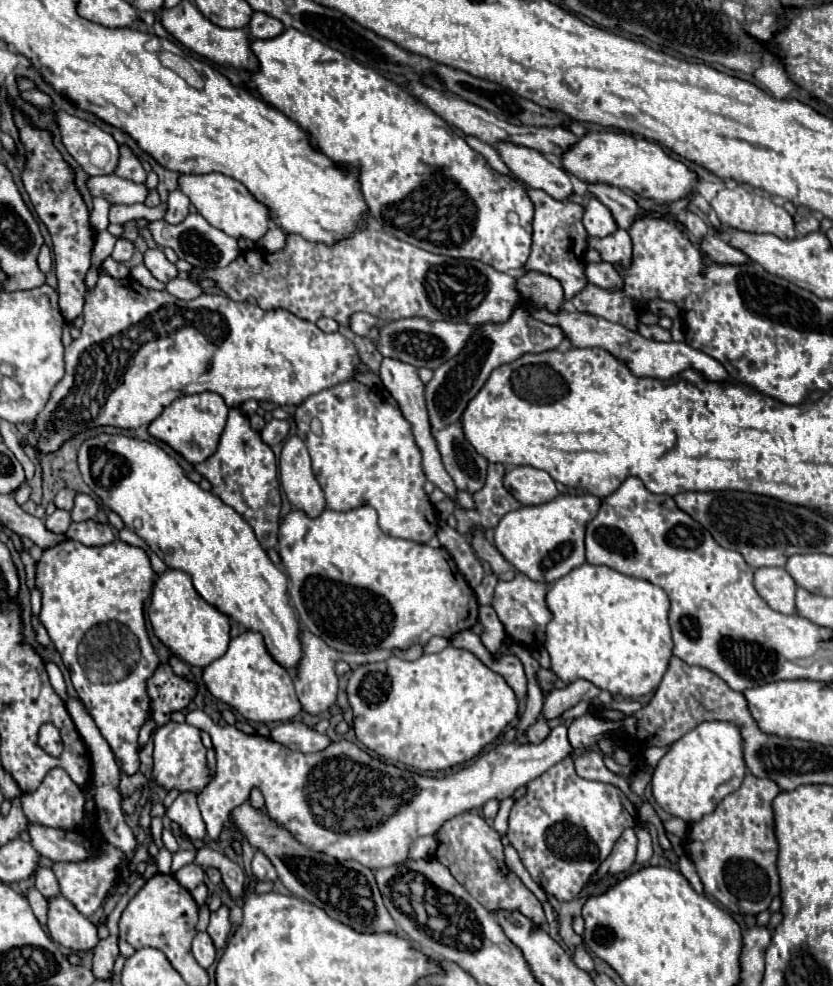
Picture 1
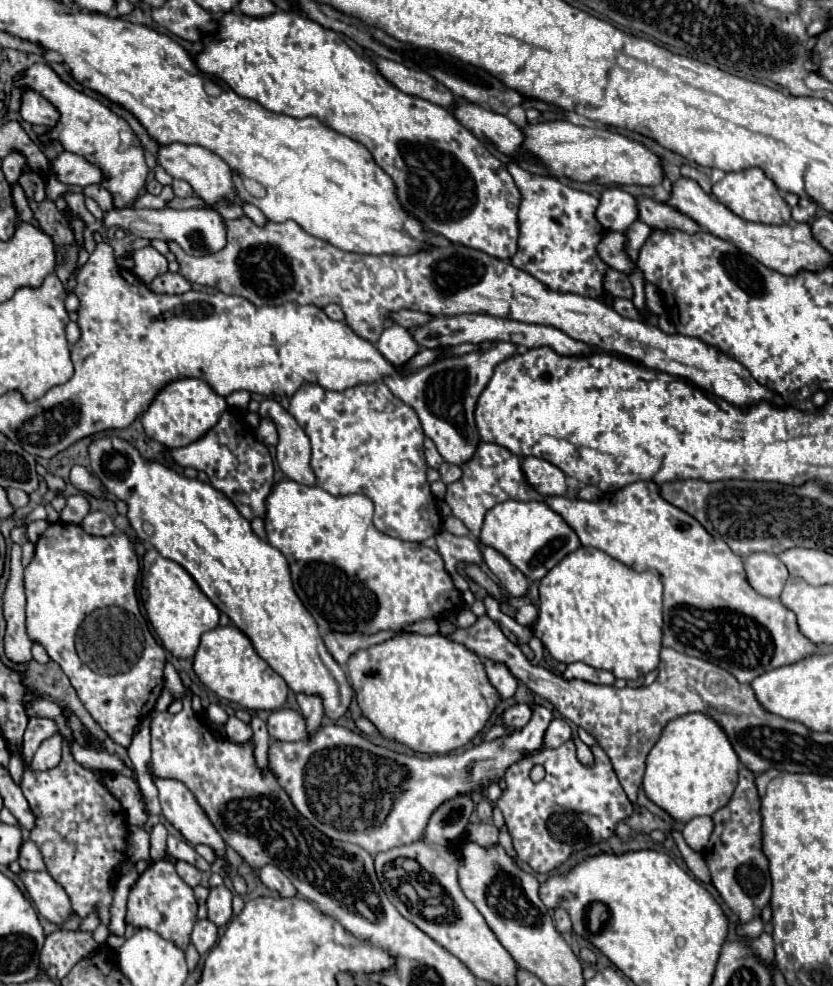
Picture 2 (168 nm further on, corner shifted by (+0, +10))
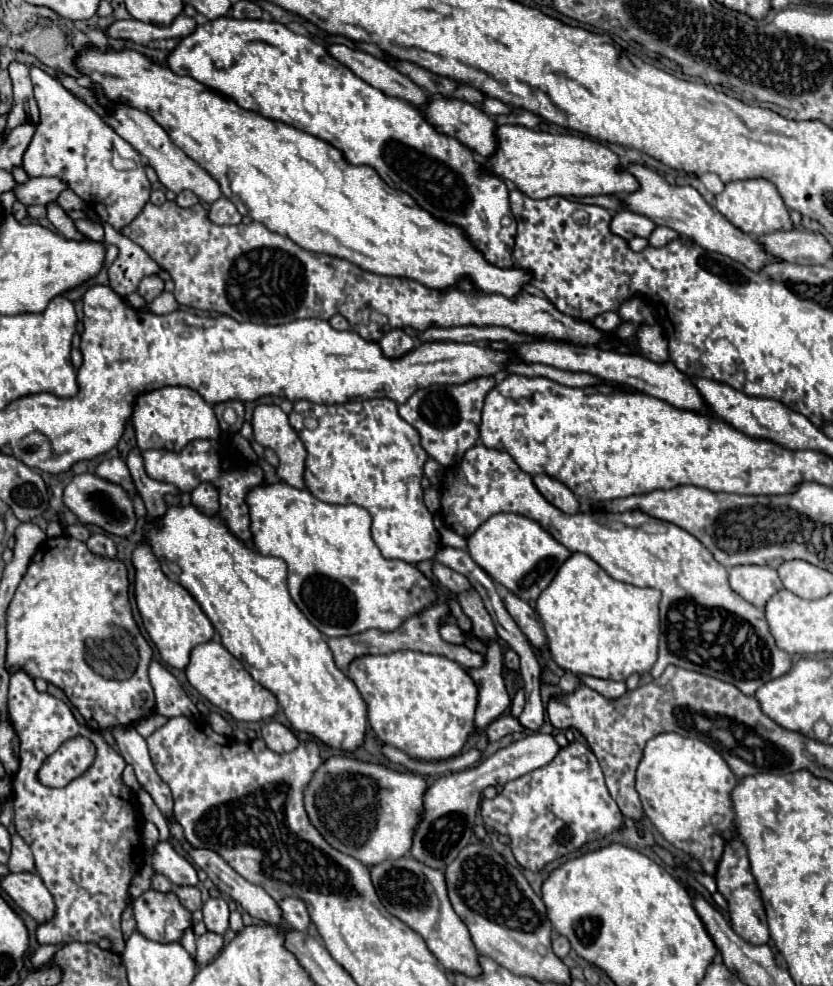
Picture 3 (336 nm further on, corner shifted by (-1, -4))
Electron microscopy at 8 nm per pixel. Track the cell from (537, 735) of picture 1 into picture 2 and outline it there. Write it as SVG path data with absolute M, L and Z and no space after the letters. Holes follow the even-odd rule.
M513 705L501 715L501 719L505 721L507 727L523 729L531 721L531 715L533 715L533 709L529 705Z

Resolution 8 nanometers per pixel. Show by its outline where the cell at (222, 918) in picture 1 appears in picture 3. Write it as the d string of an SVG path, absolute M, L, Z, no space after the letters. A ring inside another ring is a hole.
M222 897L218 899L208 899L202 907L202 913L204 913L204 923L208 927L208 931L212 933L218 933L222 935L226 929L228 929L228 905Z

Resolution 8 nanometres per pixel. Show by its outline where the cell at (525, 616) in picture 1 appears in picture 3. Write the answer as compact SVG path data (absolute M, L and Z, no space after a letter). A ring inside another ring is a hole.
M434 561L434 565L432 565L432 573L434 573L436 579L438 579L444 587L448 587L452 593L462 593L462 591L466 591L466 589L470 587L470 581L468 581L464 575L460 575L460 573L448 569L448 567L444 567L444 565L438 563L438 561Z

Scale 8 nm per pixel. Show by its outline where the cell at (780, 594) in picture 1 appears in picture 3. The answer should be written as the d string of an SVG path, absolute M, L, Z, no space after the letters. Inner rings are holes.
M740 565L728 571L730 587L754 607L764 607L766 601L782 589L782 581L772 567Z

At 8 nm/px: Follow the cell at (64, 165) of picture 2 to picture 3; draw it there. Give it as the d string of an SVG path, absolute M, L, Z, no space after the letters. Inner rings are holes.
M36 177L28 179L26 183L20 183L14 187L16 201L28 205L46 205L50 201L56 201L56 197L66 189L66 183L56 177Z

